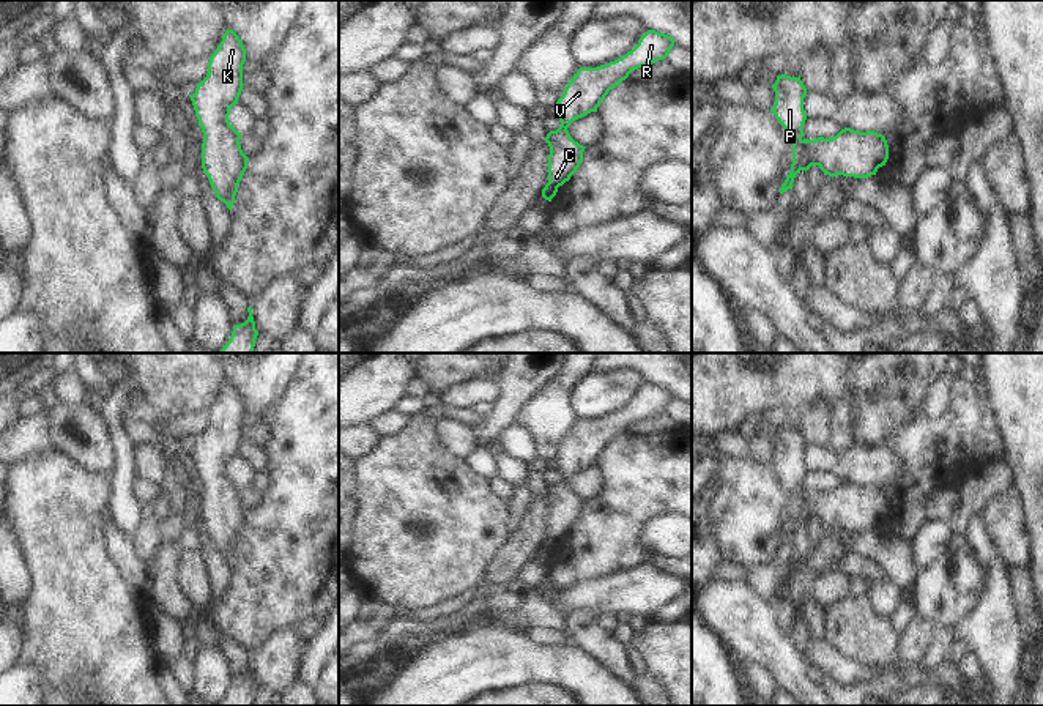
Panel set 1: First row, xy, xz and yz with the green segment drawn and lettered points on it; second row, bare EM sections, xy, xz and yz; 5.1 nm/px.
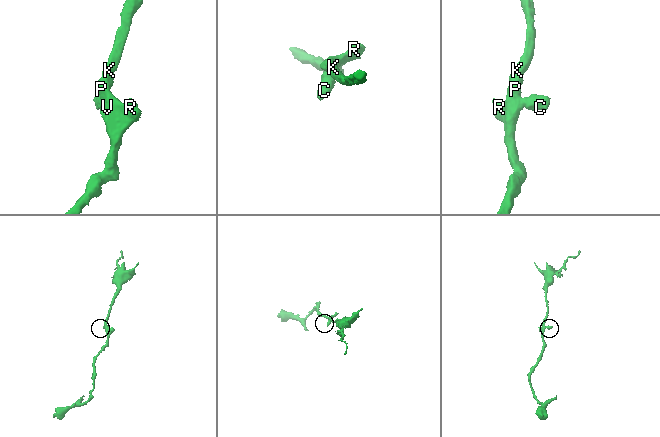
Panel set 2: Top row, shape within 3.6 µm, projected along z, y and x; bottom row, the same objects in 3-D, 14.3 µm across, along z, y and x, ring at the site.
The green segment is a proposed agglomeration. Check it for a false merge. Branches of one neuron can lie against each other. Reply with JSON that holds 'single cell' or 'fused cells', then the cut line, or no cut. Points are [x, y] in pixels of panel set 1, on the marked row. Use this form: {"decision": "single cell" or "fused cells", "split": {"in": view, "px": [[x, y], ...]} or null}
{"decision": "single cell", "split": null}

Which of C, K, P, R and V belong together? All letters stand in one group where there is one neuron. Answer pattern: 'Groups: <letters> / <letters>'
Groups: C K P R V.

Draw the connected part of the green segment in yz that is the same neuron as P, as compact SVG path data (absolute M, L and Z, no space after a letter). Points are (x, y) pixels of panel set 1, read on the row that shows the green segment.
M777 76L772 88L775 104L770 112L792 142L792 164L780 194L792 189L796 175L800 170L807 172L811 165L818 165L829 176L854 178L868 178L885 165L889 145L885 137L874 131L860 132L844 128L830 139L808 140L804 137L804 123L807 120L804 98L807 96L807 88L800 76Z

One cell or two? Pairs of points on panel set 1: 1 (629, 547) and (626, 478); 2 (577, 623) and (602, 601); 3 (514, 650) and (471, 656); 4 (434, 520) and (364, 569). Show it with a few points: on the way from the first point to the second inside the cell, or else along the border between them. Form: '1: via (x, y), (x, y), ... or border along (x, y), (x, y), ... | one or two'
1: via (626, 530), (626, 495) | one
2: border along (575, 609), (594, 609), (599, 612) | two
3: via (503, 653), (498, 656), (482, 656) | one
4: via (423, 538), (408, 552), (383, 561) | one

